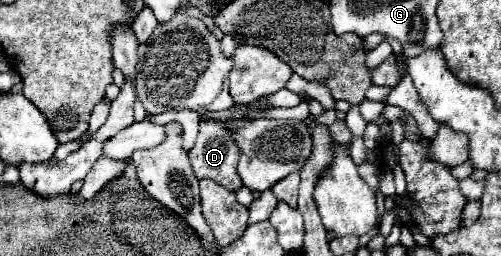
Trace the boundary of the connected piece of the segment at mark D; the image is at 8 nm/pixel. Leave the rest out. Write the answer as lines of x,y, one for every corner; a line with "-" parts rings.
208,118
208,120
200,122
200,132
198,132
196,144
188,152
188,156
190,156
192,168
194,168
194,174
196,174
198,180
210,178
210,180
218,182
220,186
224,186
226,190
230,190
230,192
238,192
244,186
242,180
240,180
240,176
238,176
238,172
236,172
236,162
240,158
240,148
234,142
232,130
224,124
224,120

